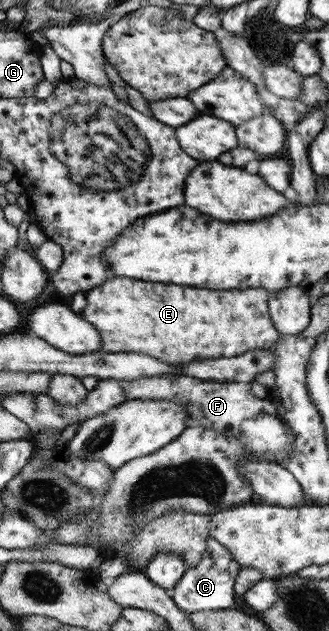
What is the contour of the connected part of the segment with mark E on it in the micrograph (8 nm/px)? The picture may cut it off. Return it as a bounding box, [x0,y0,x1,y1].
[81,278,312,365]

